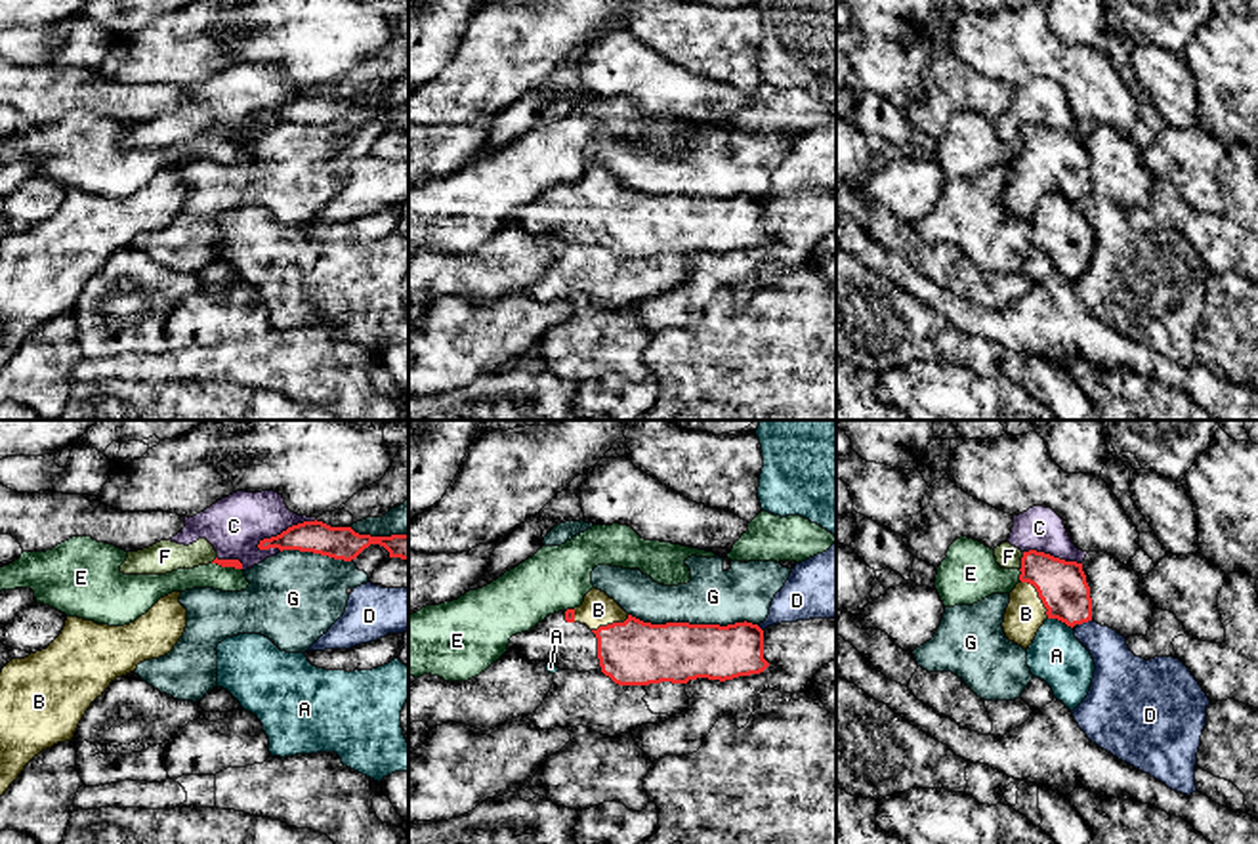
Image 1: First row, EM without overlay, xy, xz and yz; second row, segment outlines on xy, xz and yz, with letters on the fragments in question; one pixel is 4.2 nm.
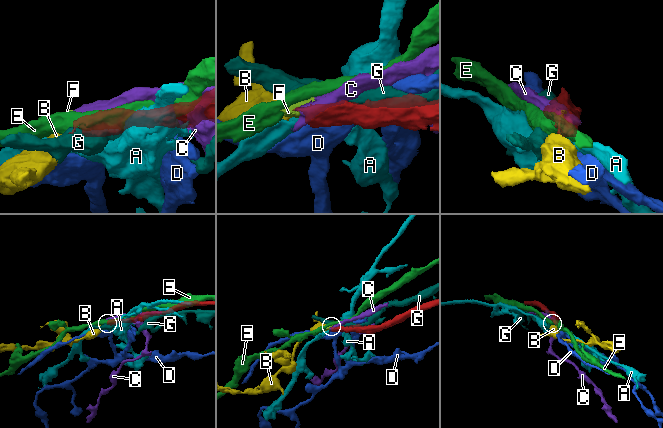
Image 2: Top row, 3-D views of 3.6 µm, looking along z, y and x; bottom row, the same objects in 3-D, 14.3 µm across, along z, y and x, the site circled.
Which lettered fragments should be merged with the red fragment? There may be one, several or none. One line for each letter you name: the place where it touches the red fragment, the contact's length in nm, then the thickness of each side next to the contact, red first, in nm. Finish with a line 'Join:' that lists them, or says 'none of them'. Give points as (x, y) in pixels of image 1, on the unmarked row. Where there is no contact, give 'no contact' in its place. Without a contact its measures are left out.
B: contact yz (1039, 168); length 200 nm; calibres 220 and 170 nm
Join: B

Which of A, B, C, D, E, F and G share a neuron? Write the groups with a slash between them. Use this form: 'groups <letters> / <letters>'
groups A / B / C F / D / E / G

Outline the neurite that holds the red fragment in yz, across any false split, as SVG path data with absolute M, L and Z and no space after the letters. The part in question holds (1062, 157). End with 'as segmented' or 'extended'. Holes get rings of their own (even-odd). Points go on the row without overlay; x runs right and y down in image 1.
M1029 122L1023 124L1019 143L1002 195L1010 214L1029 222L1046 191L1058 191L1071 200L1092 193L1090 158L1082 136Z | extended

